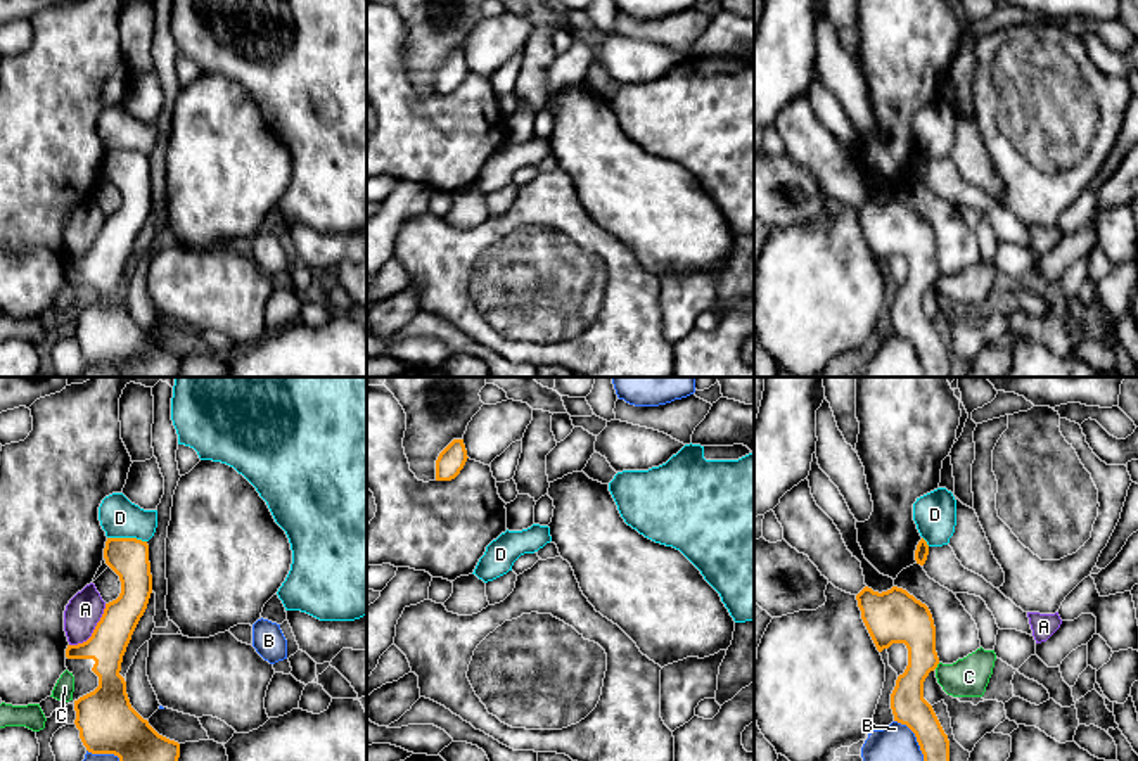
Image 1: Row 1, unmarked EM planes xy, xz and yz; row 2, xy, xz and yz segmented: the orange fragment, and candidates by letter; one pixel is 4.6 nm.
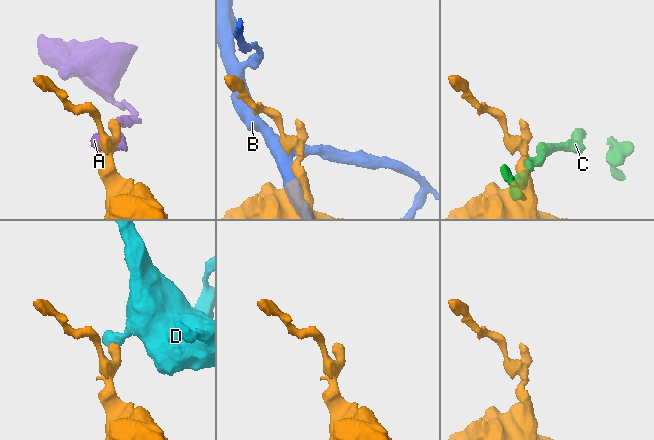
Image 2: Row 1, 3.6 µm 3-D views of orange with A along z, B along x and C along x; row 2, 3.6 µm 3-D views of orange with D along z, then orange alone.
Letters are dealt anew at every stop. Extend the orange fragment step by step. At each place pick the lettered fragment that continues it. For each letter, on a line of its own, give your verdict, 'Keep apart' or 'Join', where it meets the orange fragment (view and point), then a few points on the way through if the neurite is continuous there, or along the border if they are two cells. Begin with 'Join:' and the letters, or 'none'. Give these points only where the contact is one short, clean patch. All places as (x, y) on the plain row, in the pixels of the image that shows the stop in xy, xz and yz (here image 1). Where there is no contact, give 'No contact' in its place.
Join: none
A: Keep apart. Touches orange at xy (94, 243). Boundary: xy (106, 217), (94, 244), (85, 253), (70, 258)
B: Keep apart. Touches orange at yz (917, 351)
C: Keep apart. Touches orange at yz (936, 279)
D: Keep apart. Touches orange at xy (127, 151). Boundary: xy (108, 149), (135, 149), (146, 154)

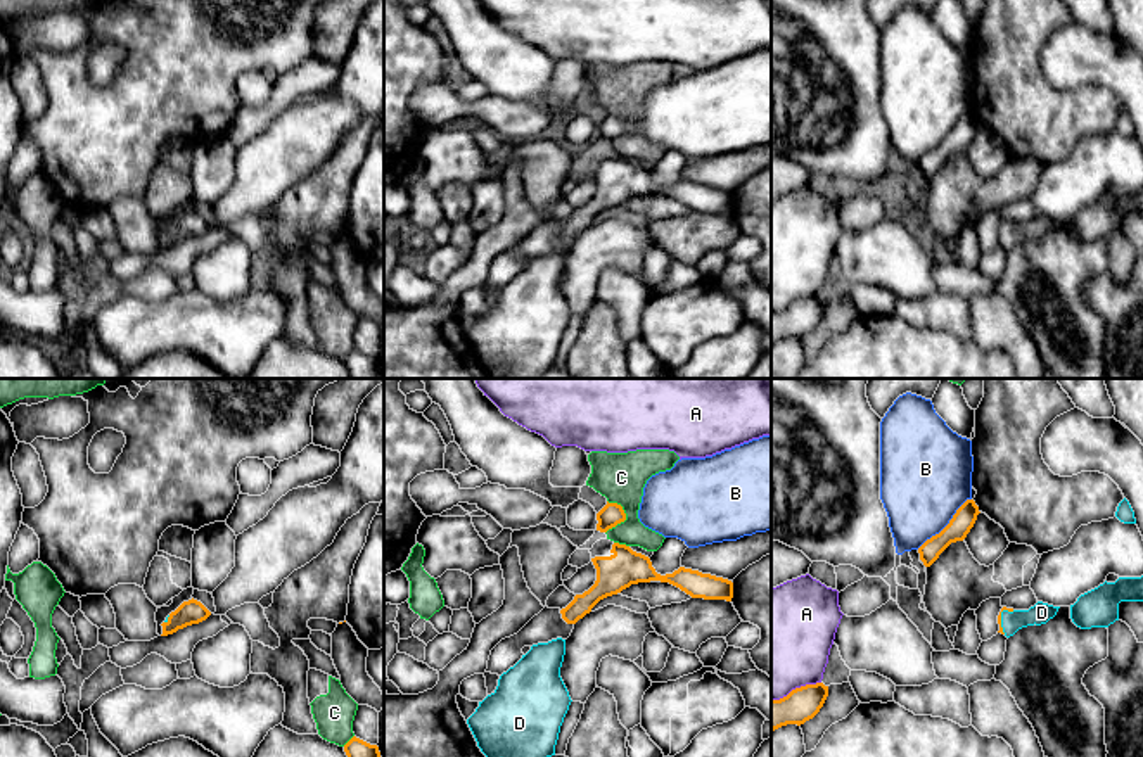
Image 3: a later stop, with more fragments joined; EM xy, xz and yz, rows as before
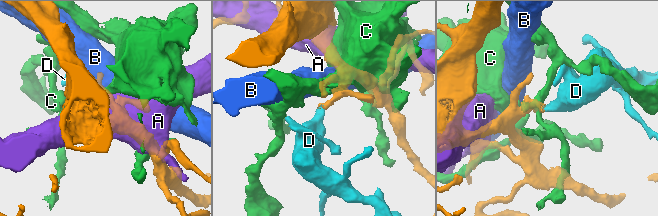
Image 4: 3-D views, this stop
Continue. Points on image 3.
Join: D
A: Keep apart. Touches orange at yz (796, 301)
B: Keep apart. Touches orange at yz (946, 139)
C: Keep apart. Touches orange at xz (625, 128)
D: Join. Touches orange at yz (1000, 234). Path across: yz (1003, 220), (1000, 234), (1031, 230), (1041, 225)

